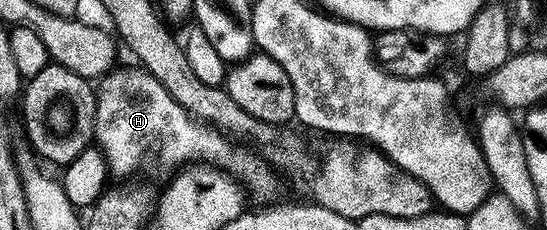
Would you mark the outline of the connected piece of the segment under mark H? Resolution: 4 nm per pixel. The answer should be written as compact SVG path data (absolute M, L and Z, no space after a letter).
M117 67L103 77L99 84L100 89L96 92L94 144L103 154L113 177L134 175L139 170L140 163L152 151L156 151L161 162L171 170L197 162L216 165L231 173L249 193L252 191L258 199L264 200L260 202L273 199L271 196L276 192L277 173L270 167L269 161L263 155L233 142L220 129L193 118L174 98L170 98L166 86L162 86L158 78L151 76L143 68Z

